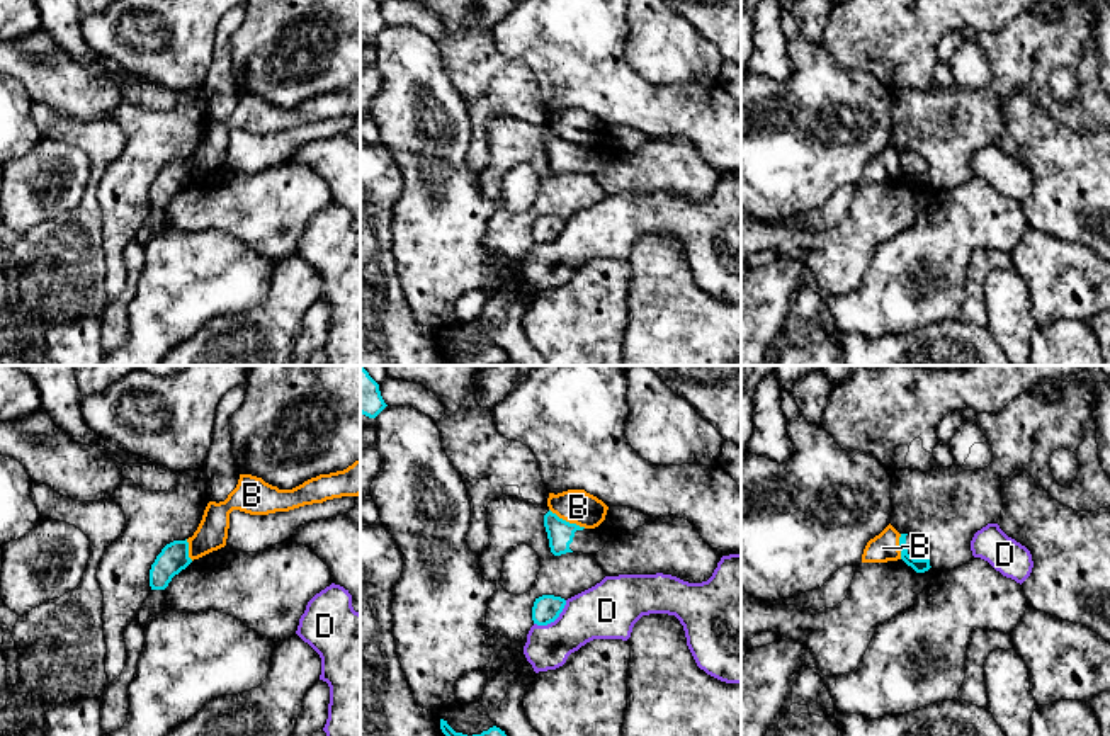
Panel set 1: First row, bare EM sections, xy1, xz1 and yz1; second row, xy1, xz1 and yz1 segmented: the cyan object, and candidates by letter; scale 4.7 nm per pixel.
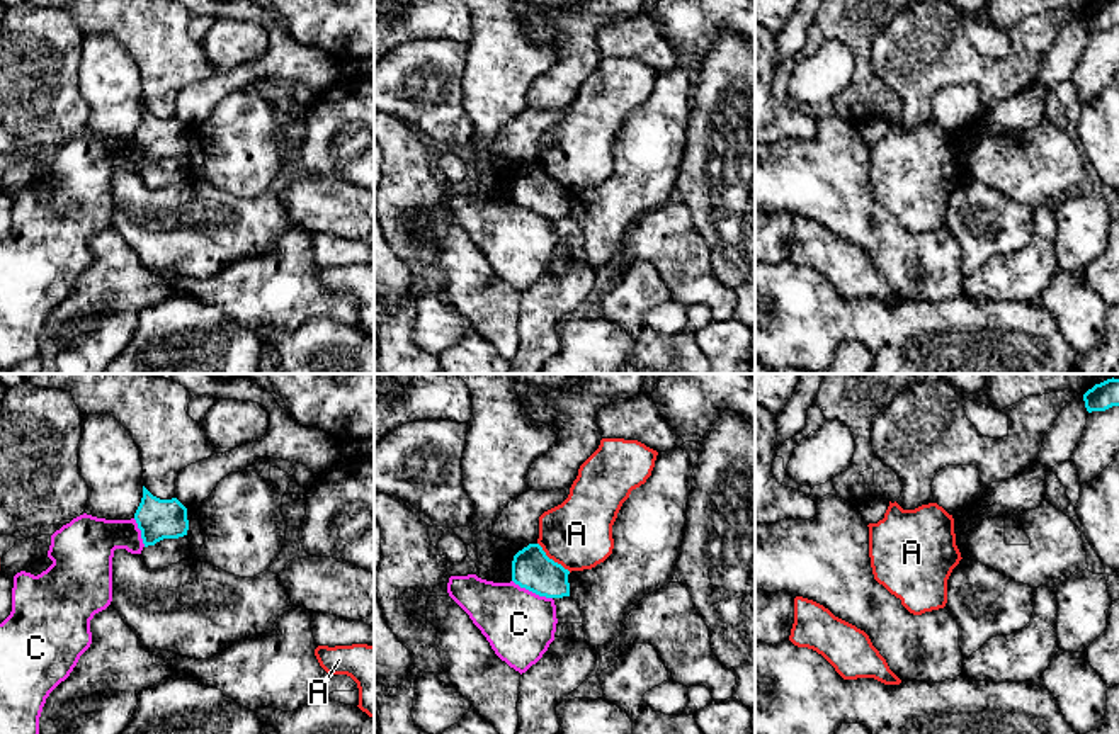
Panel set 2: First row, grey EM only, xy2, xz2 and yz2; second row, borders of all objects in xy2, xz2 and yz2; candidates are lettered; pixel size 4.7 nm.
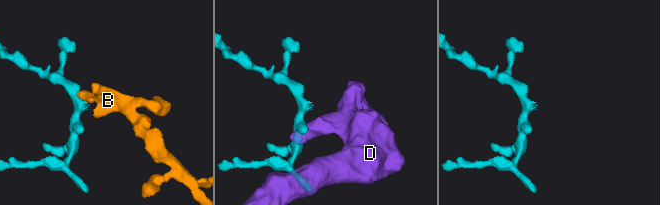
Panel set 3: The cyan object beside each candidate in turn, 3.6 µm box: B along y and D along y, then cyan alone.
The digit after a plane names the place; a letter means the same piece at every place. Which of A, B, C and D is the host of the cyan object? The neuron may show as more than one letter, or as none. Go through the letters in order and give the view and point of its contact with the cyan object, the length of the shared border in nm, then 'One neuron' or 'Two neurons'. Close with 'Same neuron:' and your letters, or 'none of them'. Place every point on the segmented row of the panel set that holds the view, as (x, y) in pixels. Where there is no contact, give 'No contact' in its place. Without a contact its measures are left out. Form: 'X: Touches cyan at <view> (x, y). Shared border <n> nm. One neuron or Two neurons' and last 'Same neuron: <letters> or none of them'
A: Touches cyan at xz2 (551, 559). Shared border 220 nm. Two neurons
B: Touches cyan at xz1 (568, 522). Shared border 200 nm. Two neurons
C: Touches cyan at xz2 (533, 592). Shared border 220 nm. Two neurons
D: Touches cyan at xz1 (553, 621). Shared border 200 nm. Two neurons
Same neuron: none of them

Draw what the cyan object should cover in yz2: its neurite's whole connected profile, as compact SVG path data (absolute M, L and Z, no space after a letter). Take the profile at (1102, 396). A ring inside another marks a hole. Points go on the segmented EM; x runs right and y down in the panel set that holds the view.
M1112 377L1095 384L1083 394L1083 401L1088 413L1119 406L1119 379Z

